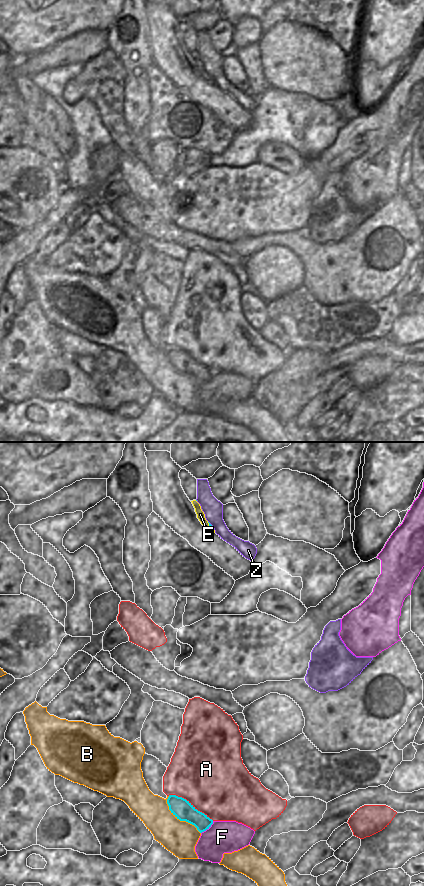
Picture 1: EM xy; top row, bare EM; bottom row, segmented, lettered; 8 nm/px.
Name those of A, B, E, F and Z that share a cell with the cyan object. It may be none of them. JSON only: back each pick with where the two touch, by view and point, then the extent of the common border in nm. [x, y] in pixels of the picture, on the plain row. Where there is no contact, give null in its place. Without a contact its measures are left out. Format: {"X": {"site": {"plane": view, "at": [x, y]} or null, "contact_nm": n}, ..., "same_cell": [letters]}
{"E": {"site": {"plane": "xy", "at": [209, 77]}, "contact_nm": 60}, "same_cell": ["E"]}

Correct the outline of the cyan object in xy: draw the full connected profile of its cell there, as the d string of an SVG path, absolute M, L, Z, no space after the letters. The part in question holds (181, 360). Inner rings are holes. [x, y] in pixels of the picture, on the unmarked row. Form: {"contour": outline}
{"contour": "M169 347L167 356L171 365L180 373L186 373L194 377L202 385L213 376L204 365L198 363L189 353L176 347Z"}

